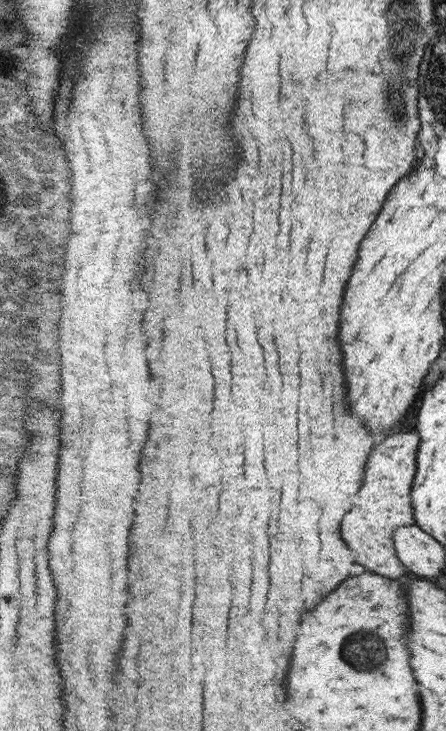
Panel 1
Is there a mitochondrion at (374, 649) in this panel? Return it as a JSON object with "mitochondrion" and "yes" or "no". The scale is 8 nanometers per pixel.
{"mitochondrion":"yes"}

